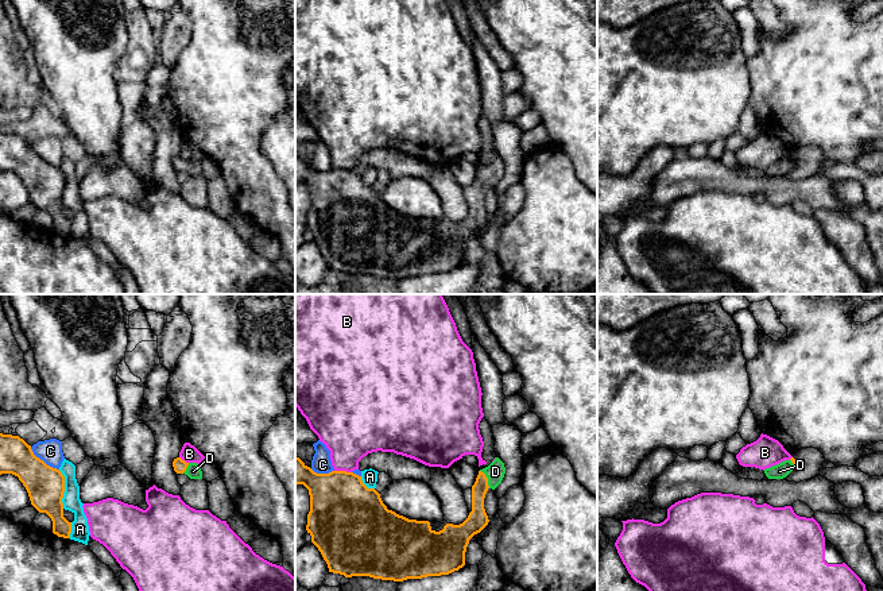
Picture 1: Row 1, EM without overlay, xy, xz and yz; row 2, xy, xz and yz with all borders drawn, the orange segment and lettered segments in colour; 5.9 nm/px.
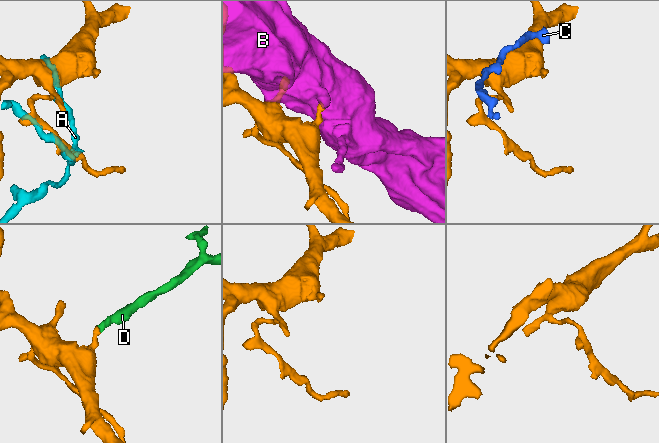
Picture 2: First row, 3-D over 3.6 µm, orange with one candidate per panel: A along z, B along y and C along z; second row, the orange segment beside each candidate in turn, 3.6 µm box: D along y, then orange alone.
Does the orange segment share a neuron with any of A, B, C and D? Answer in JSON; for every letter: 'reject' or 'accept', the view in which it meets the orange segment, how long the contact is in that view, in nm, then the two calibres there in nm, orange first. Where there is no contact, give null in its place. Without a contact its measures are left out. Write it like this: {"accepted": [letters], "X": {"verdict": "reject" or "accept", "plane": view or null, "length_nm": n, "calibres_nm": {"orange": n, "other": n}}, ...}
{"accepted": ["D"], "A": {"verdict": "reject", "plane": "xy", "length_nm": 240, "calibres_nm": {"orange": 220, "other": 110}}, "B": {"verdict": "reject", "plane": "xz", "length_nm": 110, "calibres_nm": {"orange": 420, "other": 340}}, "C": {"verdict": "reject", "plane": "xy", "length_nm": 220, "calibres_nm": {"orange": 220, "other": 140}}, "D": {"verdict": "accept", "plane": "xz", "length_nm": 130, "calibres_nm": {"orange": 120, "other": 110}}}

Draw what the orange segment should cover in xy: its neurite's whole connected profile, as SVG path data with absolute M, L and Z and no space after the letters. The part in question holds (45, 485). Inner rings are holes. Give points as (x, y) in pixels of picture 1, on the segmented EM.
M0 433L0 475L12 474L26 487L31 505L53 521L53 533L70 538L71 522L63 517L65 476L36 457L23 439Z

